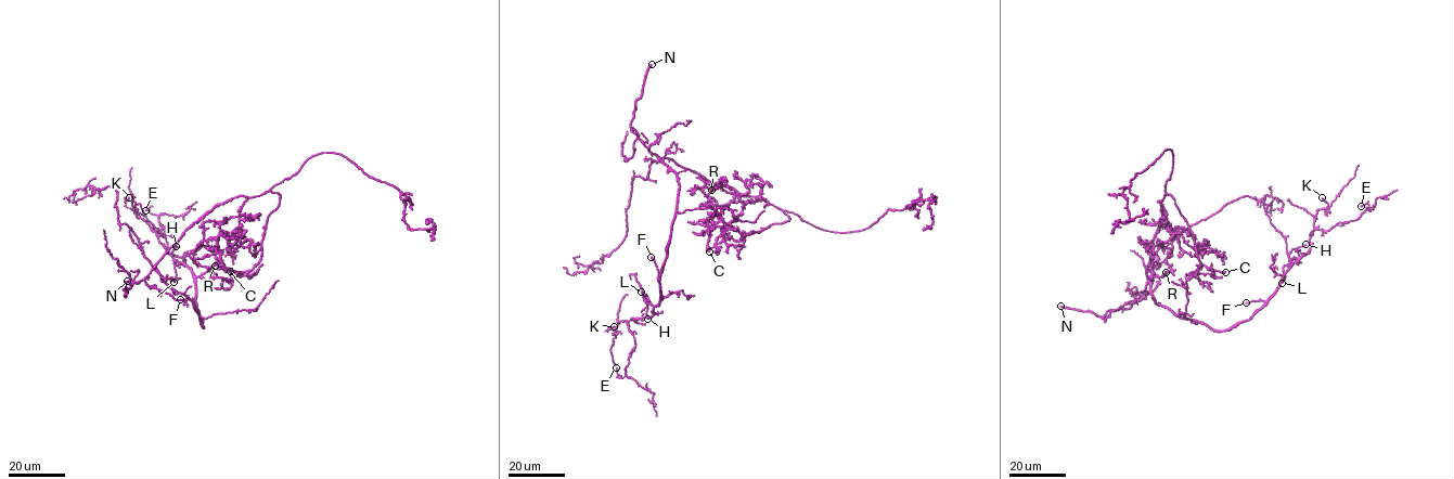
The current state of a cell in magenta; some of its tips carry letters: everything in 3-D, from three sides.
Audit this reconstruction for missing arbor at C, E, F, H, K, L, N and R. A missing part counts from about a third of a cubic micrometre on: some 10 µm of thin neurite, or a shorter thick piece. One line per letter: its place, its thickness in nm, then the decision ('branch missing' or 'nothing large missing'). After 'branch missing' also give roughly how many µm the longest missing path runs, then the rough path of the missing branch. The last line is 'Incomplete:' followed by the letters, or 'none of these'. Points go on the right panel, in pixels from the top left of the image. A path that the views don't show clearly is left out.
C: at (1225, 272); 440 nm thick; nothing large missing
E: at (1361, 206); 180 nm thick; nothing large missing
F: at (1246, 302); 240 nm thick; nothing large missing
H: at (1305, 244); 90 nm thick; nothing large missing
K: at (1322, 197); 200 nm thick; nothing large missing
L: at (1282, 283); 220 nm thick; branch missing; about 20 µm are missing
N: at (1060, 306); 360 nm thick; branch missing; about 15 µm are missing
R: at (1166, 272); 280 nm thick; nothing large missing
Incomplete: L, N

